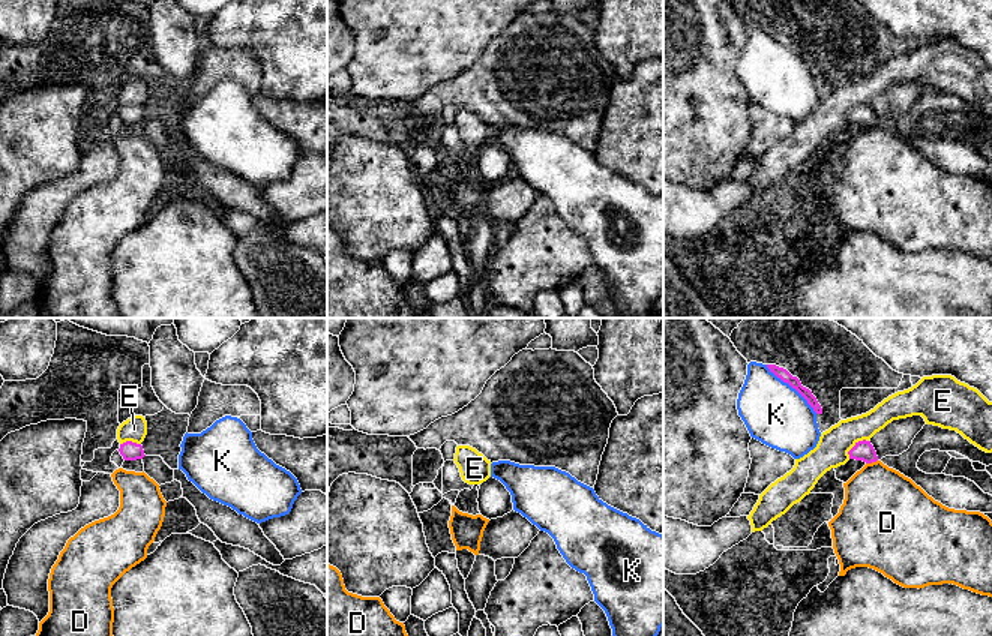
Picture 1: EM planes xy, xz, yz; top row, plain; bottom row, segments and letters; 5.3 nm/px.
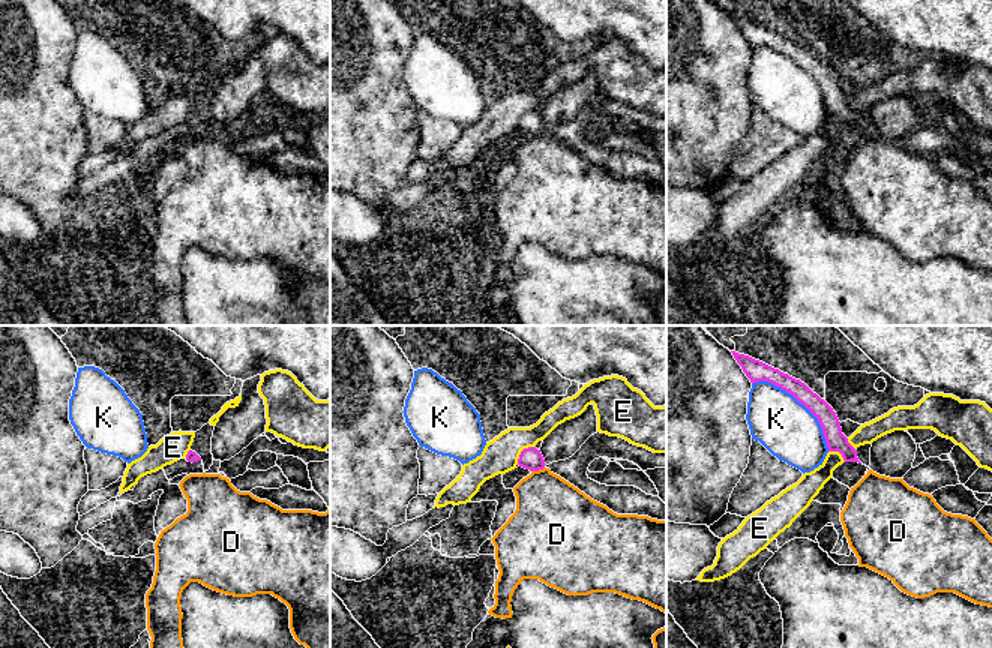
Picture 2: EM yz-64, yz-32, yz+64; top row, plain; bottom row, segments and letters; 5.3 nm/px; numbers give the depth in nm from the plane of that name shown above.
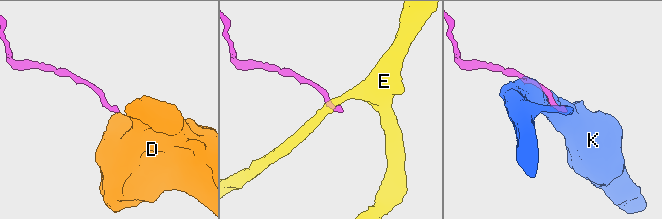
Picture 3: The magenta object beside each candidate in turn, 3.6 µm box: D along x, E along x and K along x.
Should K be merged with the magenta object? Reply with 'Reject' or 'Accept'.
Reject

